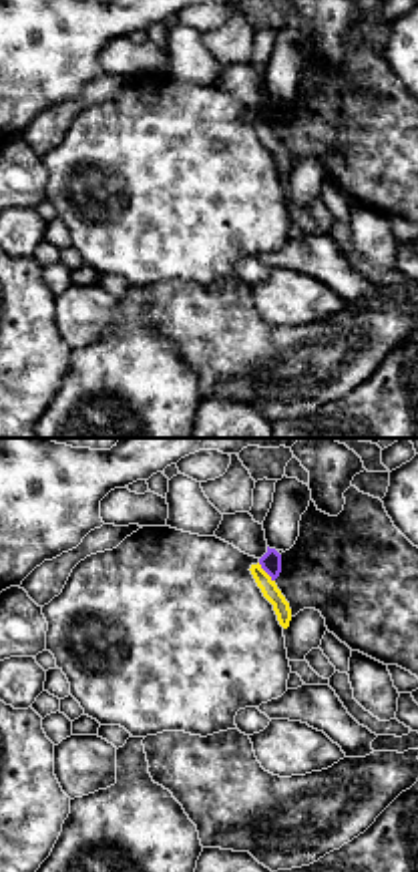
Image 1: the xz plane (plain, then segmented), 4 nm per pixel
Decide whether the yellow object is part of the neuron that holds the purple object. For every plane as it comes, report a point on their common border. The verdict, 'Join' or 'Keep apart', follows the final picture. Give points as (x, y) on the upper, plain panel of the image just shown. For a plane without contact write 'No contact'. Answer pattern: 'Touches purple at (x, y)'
Touches purple at (266, 121)

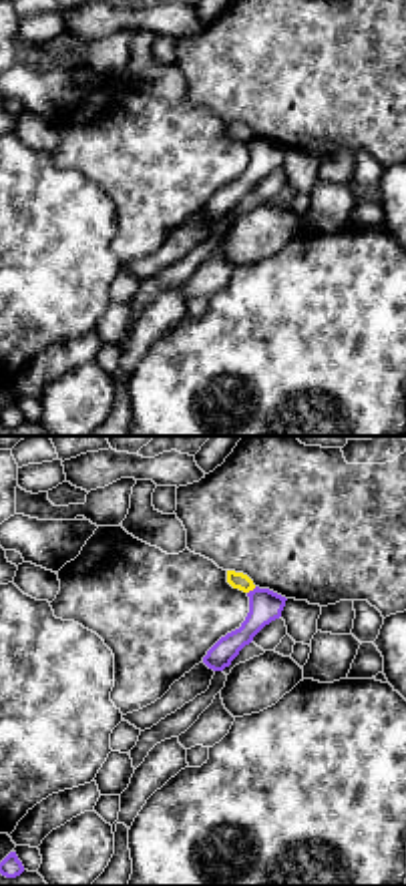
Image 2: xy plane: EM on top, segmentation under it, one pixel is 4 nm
Touches purple at (254, 139)

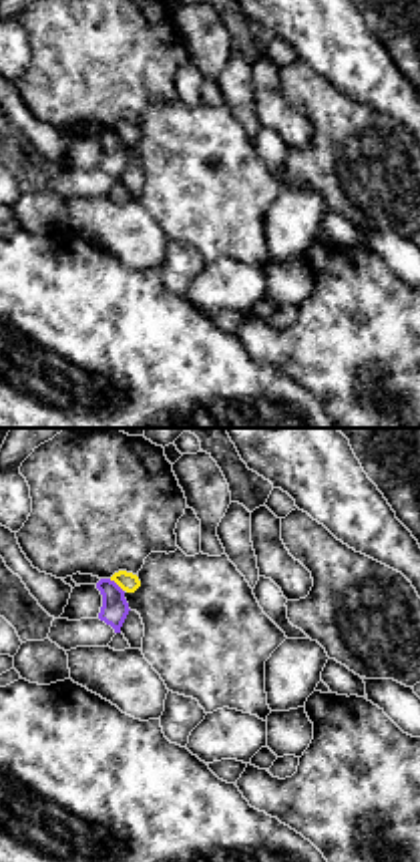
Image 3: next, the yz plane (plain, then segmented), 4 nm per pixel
Touches purple at (117, 135)

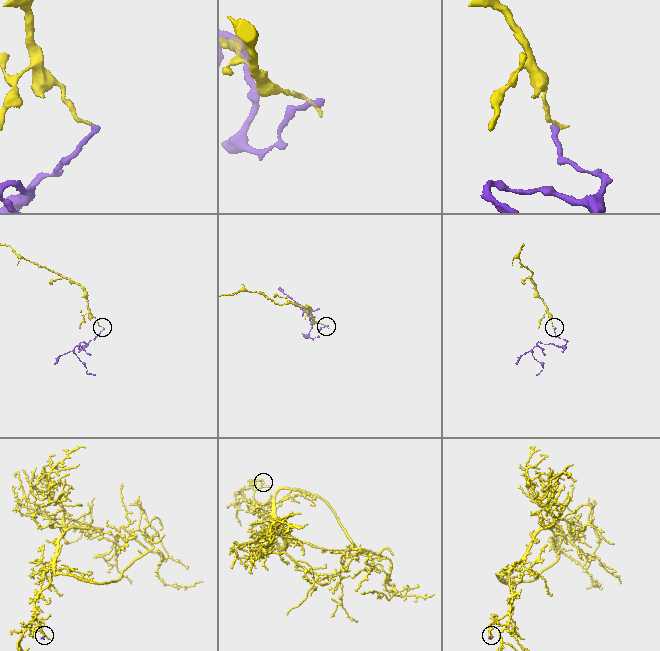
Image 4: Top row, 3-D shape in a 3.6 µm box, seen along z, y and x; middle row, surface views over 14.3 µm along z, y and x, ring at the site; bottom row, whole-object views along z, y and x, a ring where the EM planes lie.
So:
Keep apart

